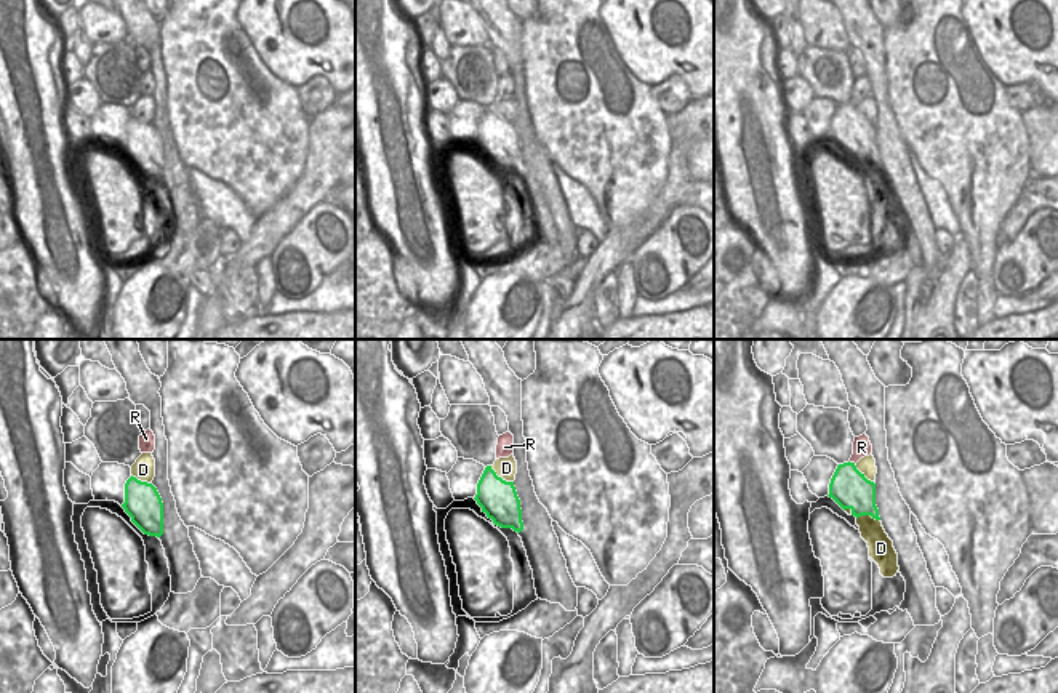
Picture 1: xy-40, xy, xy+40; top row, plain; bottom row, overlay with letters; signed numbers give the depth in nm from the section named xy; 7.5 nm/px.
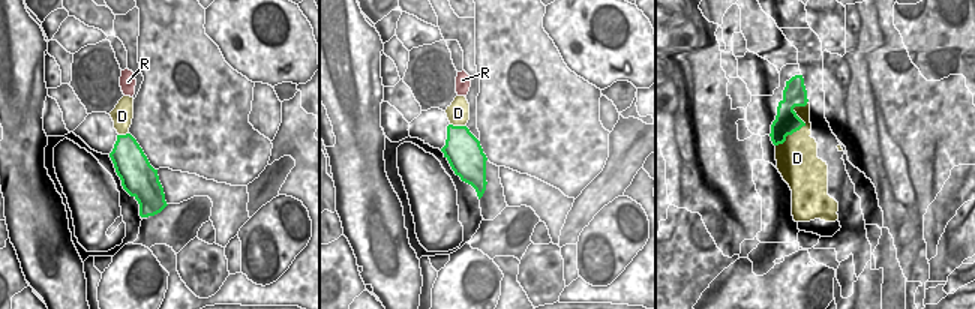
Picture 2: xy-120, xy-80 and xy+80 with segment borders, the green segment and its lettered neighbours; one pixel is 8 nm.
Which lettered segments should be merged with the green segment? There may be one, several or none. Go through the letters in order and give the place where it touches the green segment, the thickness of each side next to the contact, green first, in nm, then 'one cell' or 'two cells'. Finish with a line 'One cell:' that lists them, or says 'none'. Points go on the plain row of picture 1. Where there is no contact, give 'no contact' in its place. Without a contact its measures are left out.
D: meets green in xy at (500, 119); 280 nm thick on the green side, 170 nm on the other; two cells
R: meets green in xy+40 at (852, 104); 280 nm thick on the green side, 140 nm on the other; two cells
One cell: none

